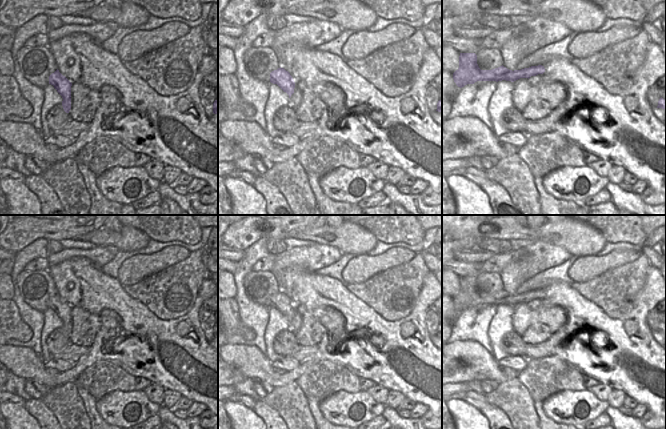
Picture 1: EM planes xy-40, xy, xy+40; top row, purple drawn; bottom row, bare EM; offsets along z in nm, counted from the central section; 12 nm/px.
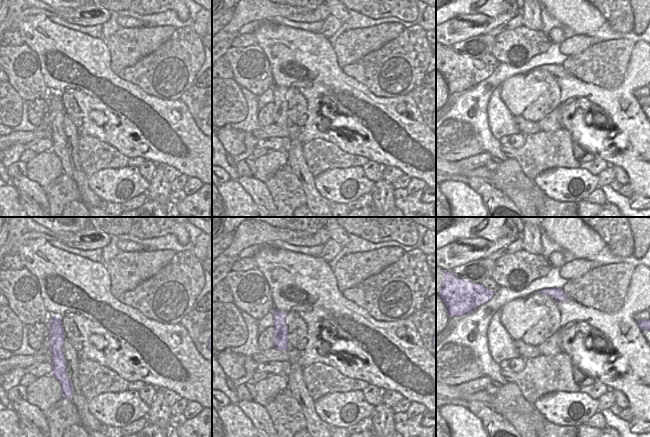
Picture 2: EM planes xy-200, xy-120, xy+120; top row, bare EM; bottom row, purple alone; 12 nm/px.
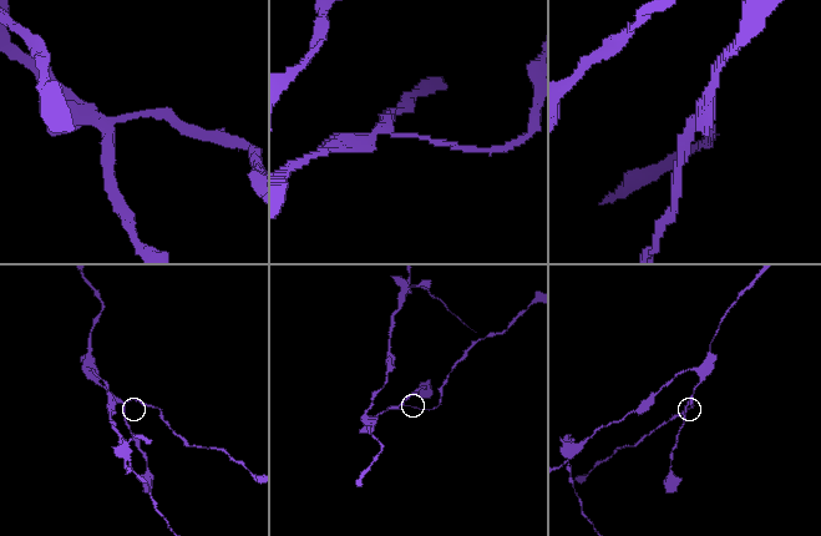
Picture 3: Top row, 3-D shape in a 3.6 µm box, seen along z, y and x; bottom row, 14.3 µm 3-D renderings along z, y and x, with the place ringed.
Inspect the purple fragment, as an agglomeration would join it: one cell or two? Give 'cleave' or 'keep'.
cleave

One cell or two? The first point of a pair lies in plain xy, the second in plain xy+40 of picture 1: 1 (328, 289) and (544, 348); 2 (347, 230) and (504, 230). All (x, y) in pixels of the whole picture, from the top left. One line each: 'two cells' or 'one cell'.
1: two cells
2: one cell

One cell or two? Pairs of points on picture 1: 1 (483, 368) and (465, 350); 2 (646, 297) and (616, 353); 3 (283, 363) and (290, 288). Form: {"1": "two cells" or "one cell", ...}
{"1": "one cell", "2": "one cell", "3": "two cells"}

